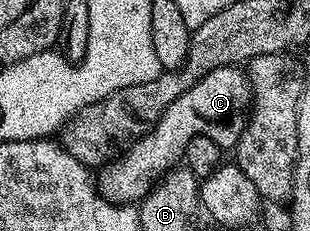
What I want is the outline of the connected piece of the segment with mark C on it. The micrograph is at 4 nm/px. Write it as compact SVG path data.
M220 66L215 68L215 72L207 72L207 76L203 76L203 80L199 80L194 86L187 88L187 92L183 92L183 96L179 96L179 100L175 100L169 105L167 112L163 112L163 116L149 131L141 138L133 139L118 153L116 158L100 167L95 178L97 189L100 190L104 198L110 198L112 202L140 203L142 198L152 189L154 183L184 159L185 149L192 137L202 134L205 137L210 137L215 144L222 148L236 147L239 136L245 127L250 105L249 79L244 69L236 66Z

